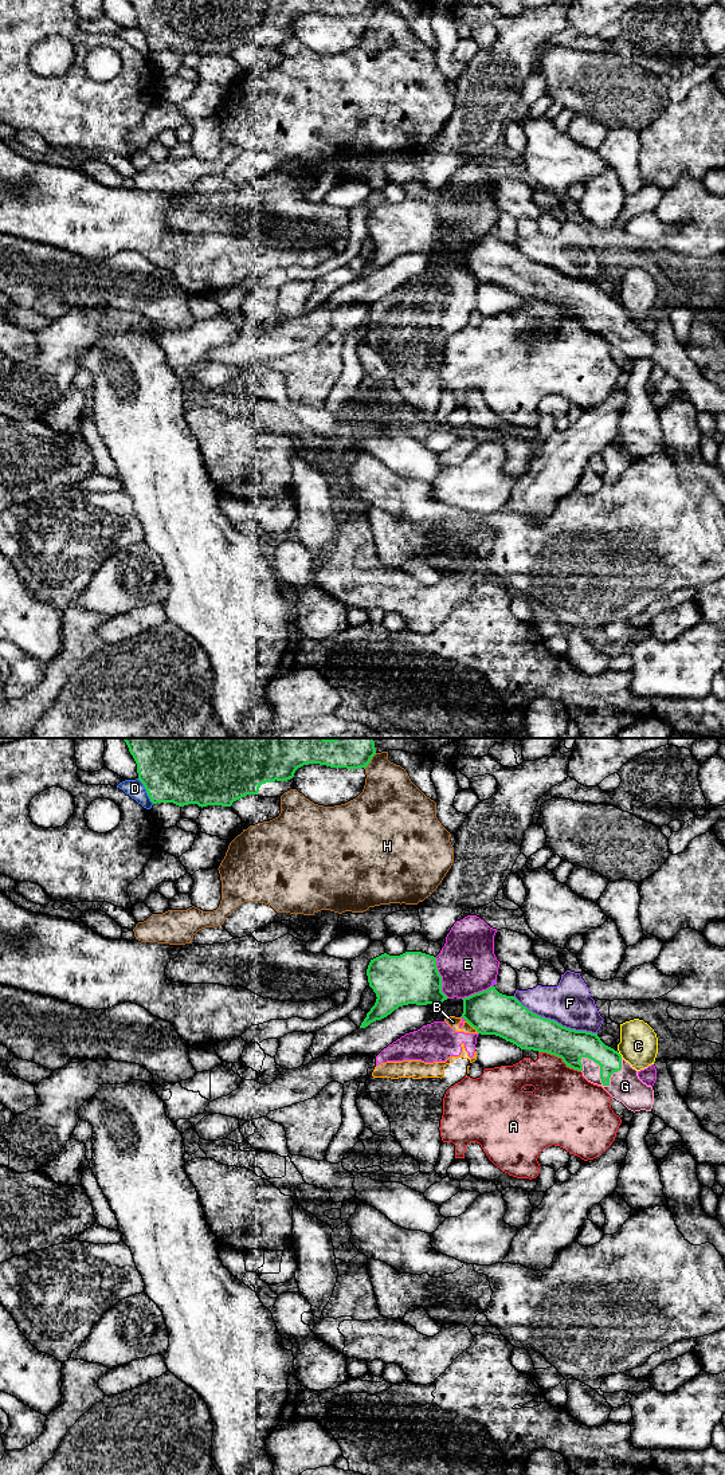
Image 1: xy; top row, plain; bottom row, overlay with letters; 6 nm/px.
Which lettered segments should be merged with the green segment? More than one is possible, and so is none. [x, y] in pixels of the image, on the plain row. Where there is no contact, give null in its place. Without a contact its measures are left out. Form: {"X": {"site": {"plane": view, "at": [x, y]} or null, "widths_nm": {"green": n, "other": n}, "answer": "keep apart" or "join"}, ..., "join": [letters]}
{"A": {"site": {"plane": "xy", "at": [560, 305]}, "widths_nm": {"green": 220, "other": 360}, "answer": "keep apart"}, "B": {"site": {"plane": "xy", "at": [473, 275]}, "widths_nm": {"green": 260, "other": 70}, "answer": "keep apart"}, "C": {"site": {"plane": "xy", "at": [620, 303]}, "widths_nm": {"green": 160, "other": 220}, "answer": "keep apart"}, "D": {"site": {"plane": "xy", "at": [147, 39]}, "widths_nm": {"green": 320, "other": 110}, "answer": "keep apart"}, "E": {"site": {"plane": "xy", "at": [441, 226]}, "widths_nm": {"green": 320, "other": 340}, "answer": "keep apart"}, "F": {"site": {"plane": "xy", "at": [553, 269]}, "widths_nm": {"green": 240, "other": 260}, "answer": "keep apart"}, "G": {"site": {"plane": "xy", "at": [600, 325]}, "widths_nm": {"green": 180, "other": 190}, "answer": "join"}, "H": {"site": {"plane": "xy", "at": [369, 10]}, "widths_nm": {"green": 110, "other": 320}, "answer": "keep apart"}, "join": ["G"]}

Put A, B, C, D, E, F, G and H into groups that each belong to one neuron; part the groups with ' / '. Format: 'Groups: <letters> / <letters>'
Groups: A / B E / C / D / F / G / H

